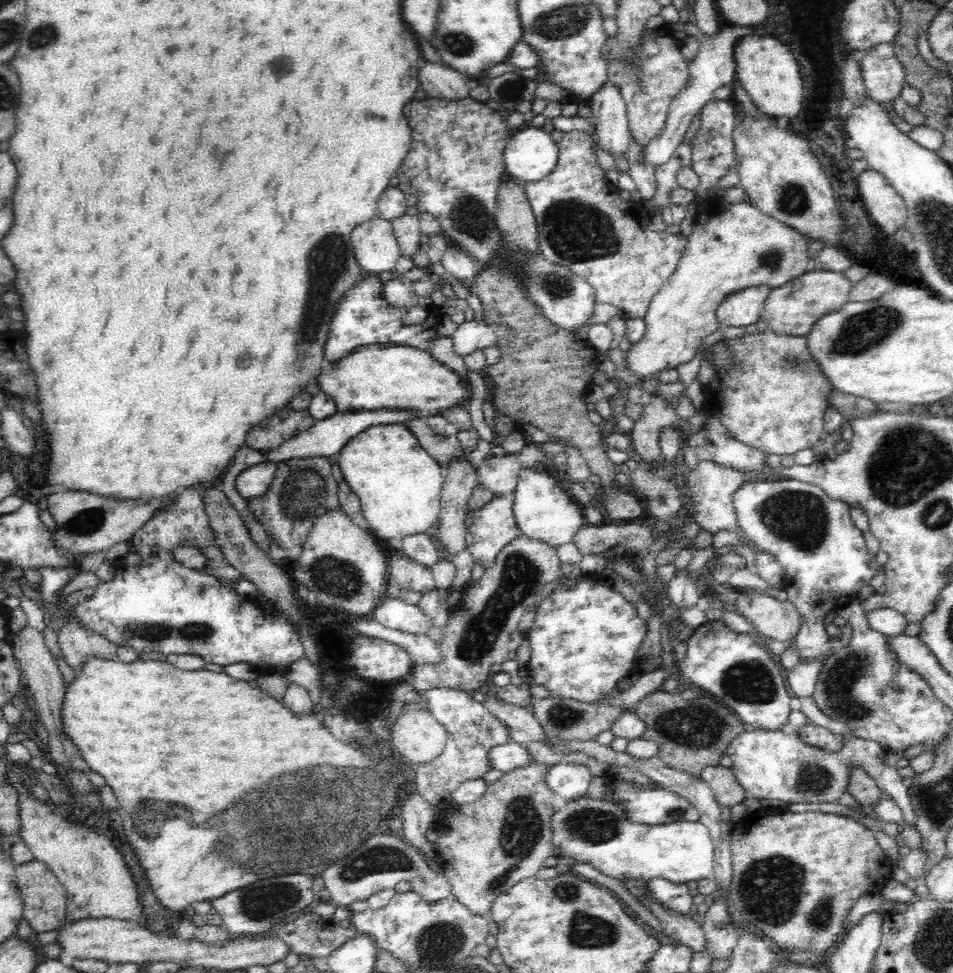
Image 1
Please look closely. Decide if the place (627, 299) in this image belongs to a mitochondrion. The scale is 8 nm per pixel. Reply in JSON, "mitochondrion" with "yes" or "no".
{"mitochondrion":"no"}

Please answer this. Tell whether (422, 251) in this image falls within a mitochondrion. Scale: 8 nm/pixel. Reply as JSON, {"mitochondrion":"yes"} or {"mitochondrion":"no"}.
{"mitochondrion":"no"}

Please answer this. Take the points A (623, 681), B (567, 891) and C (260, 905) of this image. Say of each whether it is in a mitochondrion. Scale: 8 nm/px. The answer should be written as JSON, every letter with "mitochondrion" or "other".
{"A":"other","B":"mitochondrion","C":"mitochondrion"}

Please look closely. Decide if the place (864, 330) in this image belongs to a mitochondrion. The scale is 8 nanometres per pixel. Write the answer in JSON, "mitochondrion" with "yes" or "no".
{"mitochondrion":"yes"}

